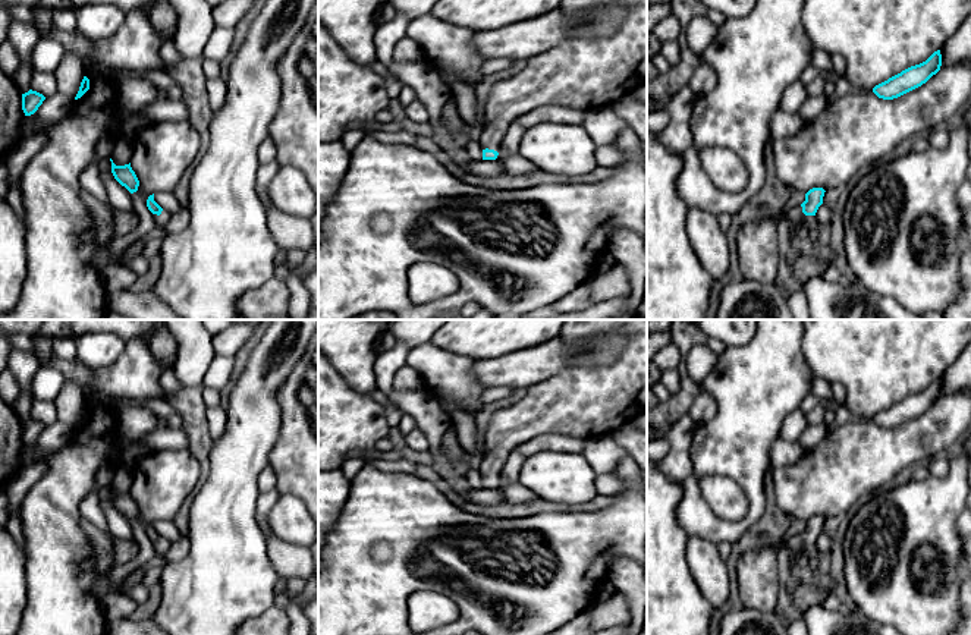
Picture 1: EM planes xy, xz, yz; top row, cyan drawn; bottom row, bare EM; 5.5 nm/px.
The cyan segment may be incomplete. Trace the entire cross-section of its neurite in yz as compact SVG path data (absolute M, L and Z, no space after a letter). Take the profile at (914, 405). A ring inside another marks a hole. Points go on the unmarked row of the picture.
M940 378L934 380L926 390L911 394L901 402L889 406L887 409L876 414L873 421L883 428L898 427L923 412L940 399L942 383Z

